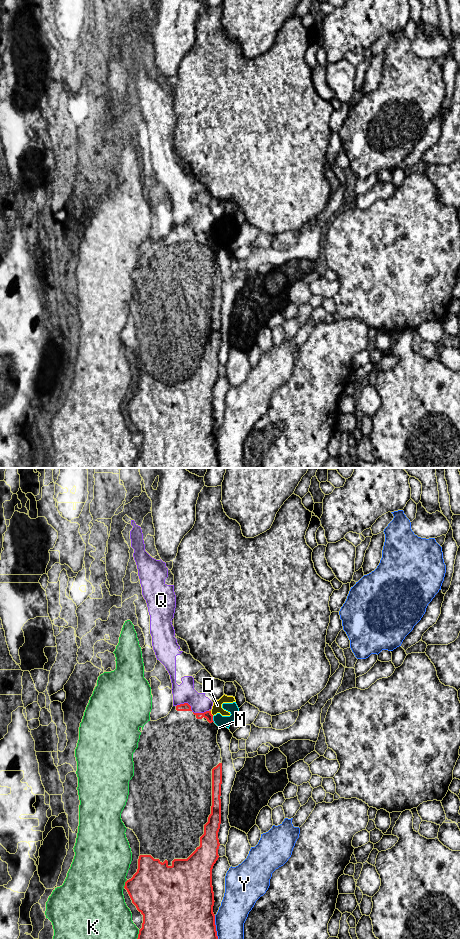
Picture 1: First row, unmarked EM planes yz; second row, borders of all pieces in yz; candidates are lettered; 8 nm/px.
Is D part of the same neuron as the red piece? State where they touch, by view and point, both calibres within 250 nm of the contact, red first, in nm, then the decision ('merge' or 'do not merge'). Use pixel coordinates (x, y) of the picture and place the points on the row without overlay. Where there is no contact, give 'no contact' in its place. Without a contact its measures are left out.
yz (210, 233) | 60/80 nm | do not merge

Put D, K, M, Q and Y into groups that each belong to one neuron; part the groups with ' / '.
D M / K / Q / Y

